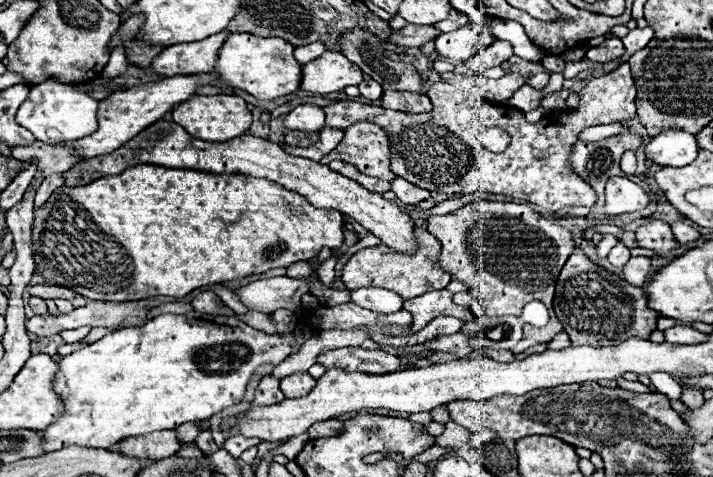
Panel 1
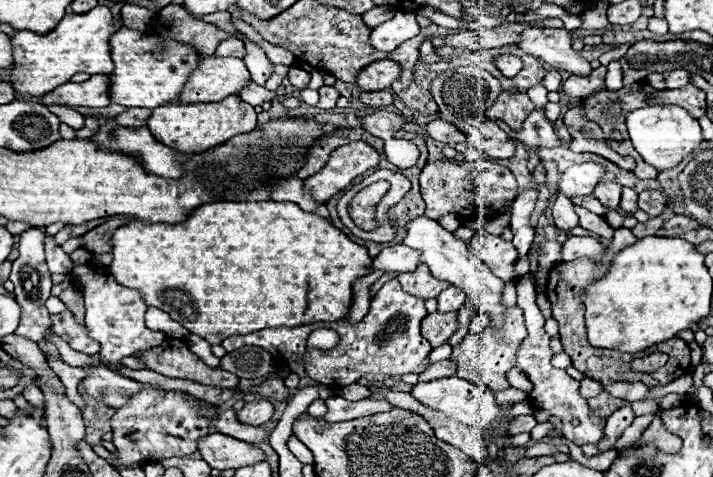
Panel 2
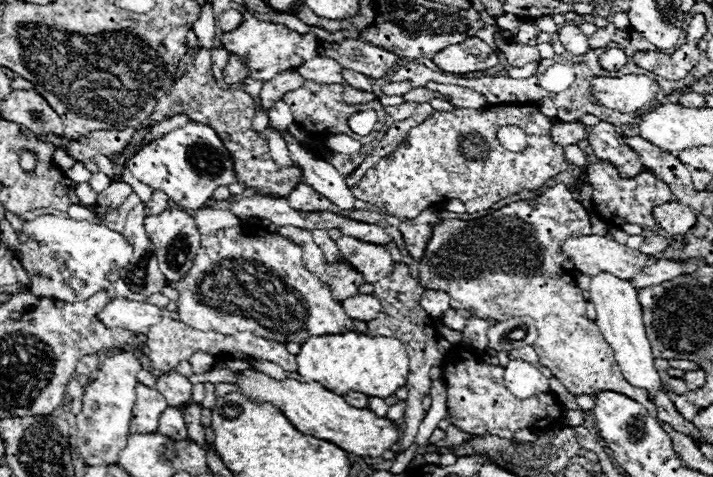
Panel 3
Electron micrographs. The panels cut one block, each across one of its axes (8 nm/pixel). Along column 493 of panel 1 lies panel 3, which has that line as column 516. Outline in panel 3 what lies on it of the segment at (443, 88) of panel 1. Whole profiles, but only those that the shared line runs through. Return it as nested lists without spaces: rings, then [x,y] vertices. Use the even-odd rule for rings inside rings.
[[[486,104],[484,108],[454,108],[450,112],[434,110],[434,114],[422,124],[414,126],[404,142],[390,154],[382,158],[374,168],[370,168],[356,188],[352,190],[358,200],[378,206],[382,212],[396,218],[416,218],[422,210],[432,204],[442,204],[450,198],[464,202],[466,212],[488,210],[502,198],[518,194],[520,190],[536,190],[546,184],[548,178],[564,172],[570,162],[564,158],[564,148],[554,144],[550,138],[550,118],[544,116],[538,106],[522,104]],[[504,126],[518,126],[528,136],[528,146],[522,152],[510,152],[498,142],[498,130]]]

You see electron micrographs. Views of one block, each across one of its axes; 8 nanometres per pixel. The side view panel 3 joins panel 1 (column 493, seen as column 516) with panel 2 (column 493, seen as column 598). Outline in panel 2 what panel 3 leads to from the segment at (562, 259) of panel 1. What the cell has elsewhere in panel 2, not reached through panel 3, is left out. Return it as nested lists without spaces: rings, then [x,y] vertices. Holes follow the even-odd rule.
[[[506,308],[504,326],[498,332],[494,332],[492,328],[486,328],[484,332],[478,332],[478,334],[466,334],[462,344],[454,346],[452,360],[458,364],[458,376],[468,382],[474,382],[474,384],[488,386],[494,392],[510,388],[510,384],[506,380],[506,372],[516,366],[514,356],[518,352],[518,344],[522,344],[524,338],[526,338],[526,326],[524,326],[524,318],[522,318],[522,310]]]

